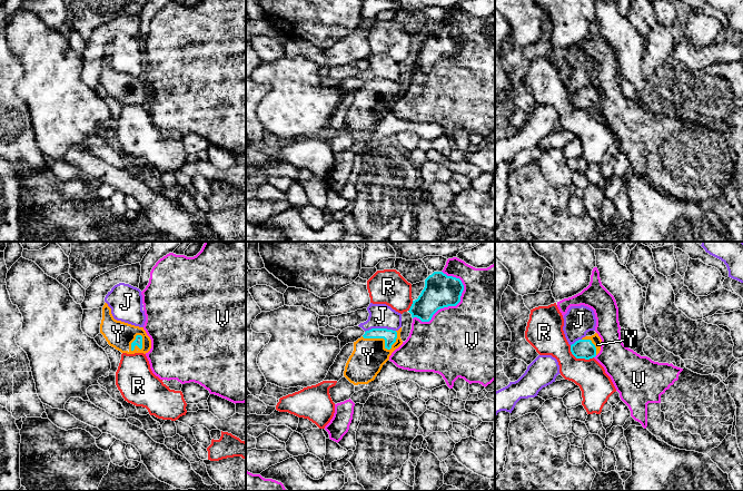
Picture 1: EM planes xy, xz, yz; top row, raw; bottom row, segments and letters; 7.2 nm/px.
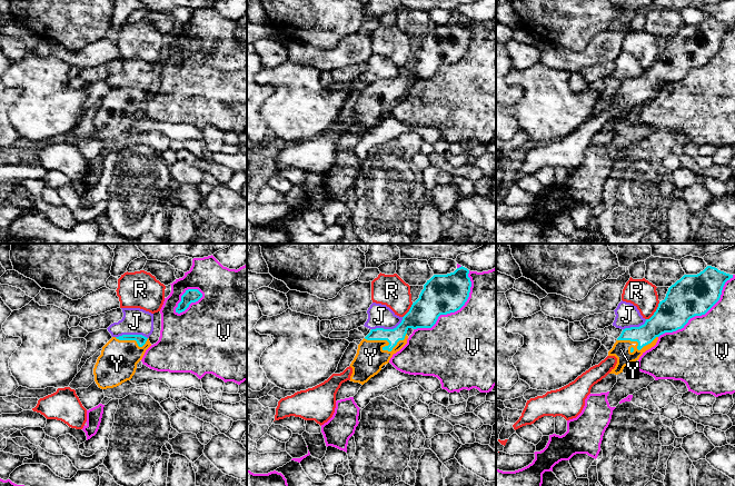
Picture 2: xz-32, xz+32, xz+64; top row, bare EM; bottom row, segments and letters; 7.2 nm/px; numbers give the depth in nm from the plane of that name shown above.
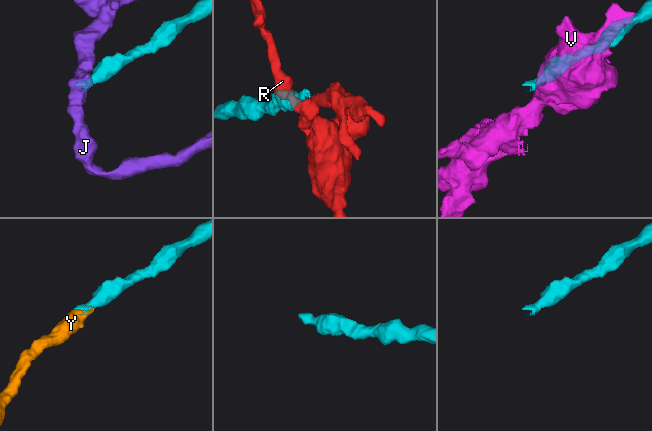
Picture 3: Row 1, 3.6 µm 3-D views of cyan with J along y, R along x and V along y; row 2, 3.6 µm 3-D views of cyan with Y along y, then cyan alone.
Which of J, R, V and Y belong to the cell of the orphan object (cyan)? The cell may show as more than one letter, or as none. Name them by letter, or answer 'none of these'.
Y

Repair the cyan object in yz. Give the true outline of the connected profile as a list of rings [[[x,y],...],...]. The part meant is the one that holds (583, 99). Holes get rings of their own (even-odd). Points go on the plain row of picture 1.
[[[597,84],[585,87],[571,96],[571,102],[576,109],[590,110],[595,108],[601,101],[602,90]]]

